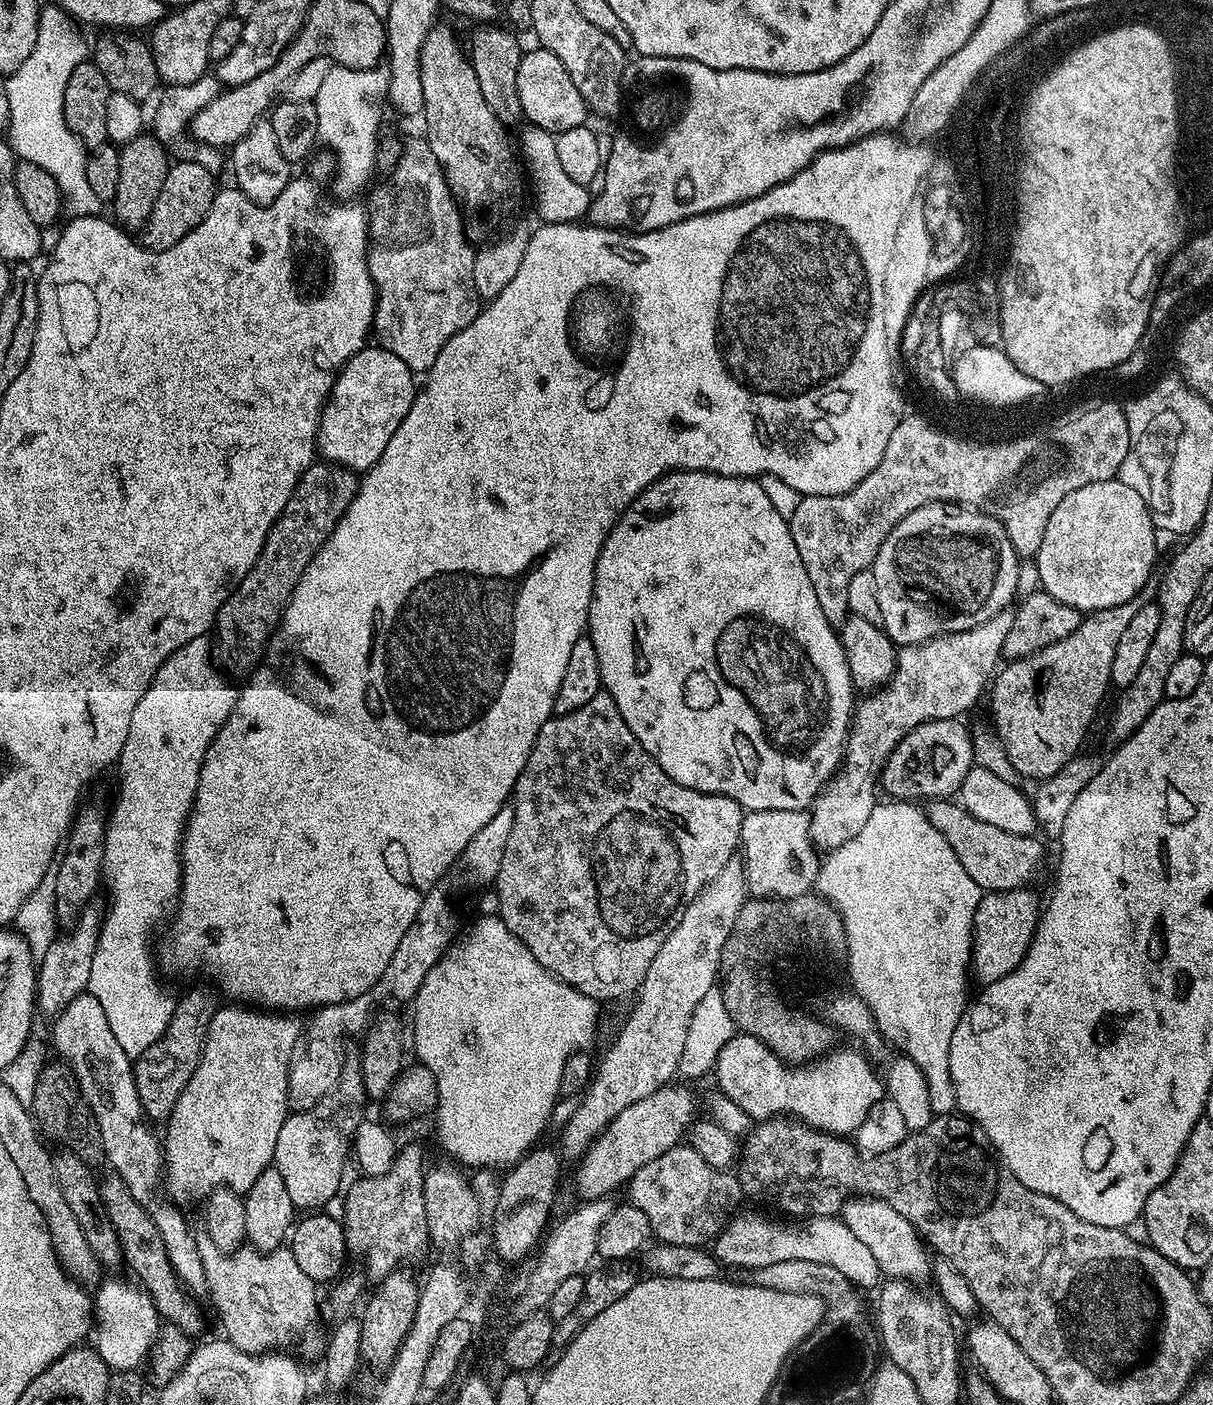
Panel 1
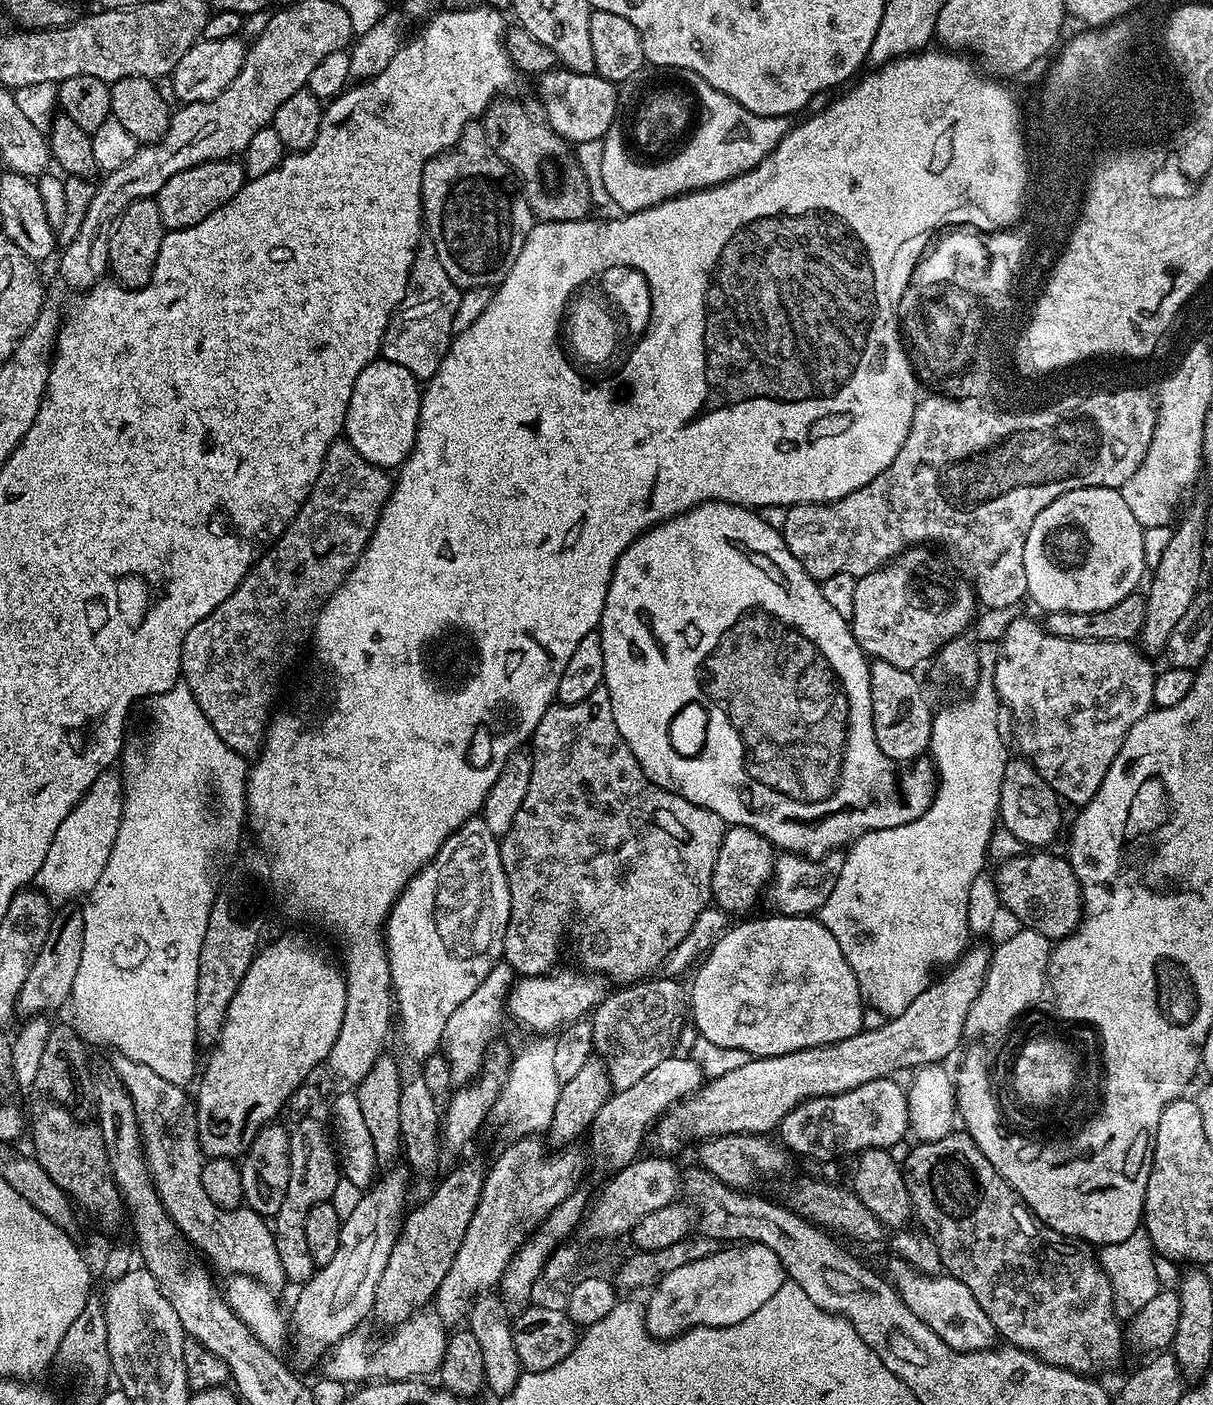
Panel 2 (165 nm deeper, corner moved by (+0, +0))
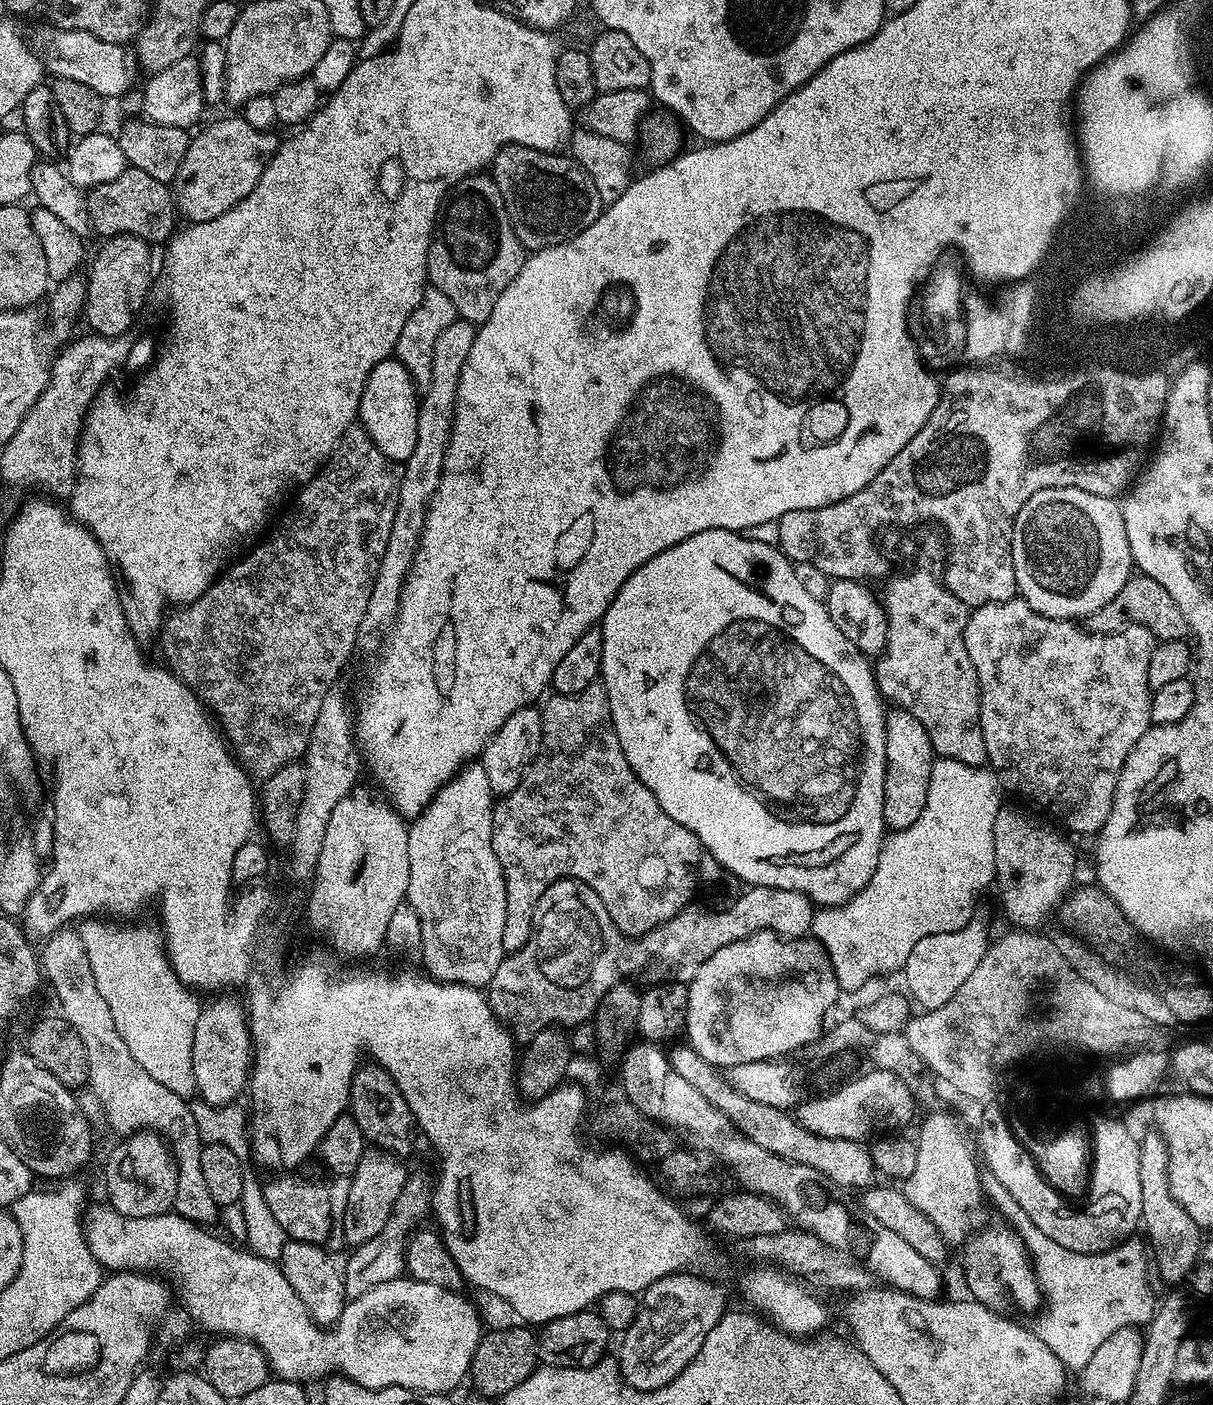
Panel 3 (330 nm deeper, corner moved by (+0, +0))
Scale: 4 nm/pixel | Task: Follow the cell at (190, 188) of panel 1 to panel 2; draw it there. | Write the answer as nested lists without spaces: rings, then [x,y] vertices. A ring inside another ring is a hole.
[[[239,159],[211,160],[202,162],[198,166],[190,166],[174,178],[170,178],[162,186],[162,190],[154,198],[158,206],[158,214],[162,218],[165,229],[189,228],[198,222],[202,222],[218,206],[230,202],[238,190],[246,183],[245,168]]]

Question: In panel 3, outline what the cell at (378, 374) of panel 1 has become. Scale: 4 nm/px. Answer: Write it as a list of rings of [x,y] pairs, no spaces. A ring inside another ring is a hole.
[[[389,358],[372,367],[360,399],[358,424],[368,431],[378,450],[382,450],[382,454],[386,454],[389,460],[403,462],[410,458],[418,434],[419,409],[416,384],[400,360]]]

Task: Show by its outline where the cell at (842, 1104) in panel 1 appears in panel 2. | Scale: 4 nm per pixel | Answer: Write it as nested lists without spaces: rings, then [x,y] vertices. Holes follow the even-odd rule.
[[[884,1077],[866,1082],[844,1094],[819,1096],[813,1100],[804,1100],[790,1114],[786,1114],[780,1123],[778,1136],[786,1145],[789,1153],[809,1156],[812,1160],[832,1160],[844,1154],[859,1153],[865,1148],[891,1149],[909,1133],[909,1104],[905,1087],[900,1086],[897,1079]]]

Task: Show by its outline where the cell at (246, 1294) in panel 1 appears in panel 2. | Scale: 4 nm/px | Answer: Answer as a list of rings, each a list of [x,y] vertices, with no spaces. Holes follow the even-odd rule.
[[[119,1054],[113,1057],[110,1067],[124,1083],[125,1090],[134,1102],[144,1157],[152,1181],[180,1235],[193,1249],[201,1248],[224,1274],[253,1276],[259,1284],[265,1284],[273,1290],[279,1289],[279,1284],[285,1283],[286,1277],[269,1221],[247,1206],[218,1207],[210,1202],[202,1187],[202,1166],[206,1157],[198,1142],[193,1097],[183,1087],[156,1074],[149,1066]]]

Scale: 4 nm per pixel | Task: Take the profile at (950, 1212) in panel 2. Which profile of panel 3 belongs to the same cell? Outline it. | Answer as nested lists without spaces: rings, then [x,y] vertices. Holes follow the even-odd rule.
[[[997,1222],[993,1228],[984,1228],[975,1233],[963,1245],[964,1251],[964,1280],[968,1283],[971,1299],[979,1304],[984,1304],[987,1308],[992,1308],[995,1312],[1003,1313],[1004,1308],[1017,1308],[1020,1312],[1035,1313],[1041,1307],[1042,1295],[1039,1280],[1032,1265],[1032,1258],[1025,1248],[1024,1240],[1015,1229],[1009,1227],[1007,1223]]]

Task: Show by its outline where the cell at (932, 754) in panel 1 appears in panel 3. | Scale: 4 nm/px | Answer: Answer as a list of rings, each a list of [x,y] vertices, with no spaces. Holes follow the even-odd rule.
[[[725,528],[702,530],[702,534],[694,534],[691,538],[686,538],[686,542],[678,542],[678,546],[670,546],[670,550],[662,550],[662,554],[654,554],[654,558],[650,558],[650,562],[638,566],[634,570],[634,574],[628,576],[628,581],[622,586],[622,590],[618,590],[614,602],[610,602],[610,606],[606,610],[602,621],[602,631],[604,637],[602,638],[600,676],[606,686],[612,725],[618,734],[622,754],[626,754],[626,762],[630,762],[630,766],[636,771],[642,783],[648,787],[650,794],[654,794],[654,798],[658,798],[658,806],[662,806],[662,810],[666,814],[670,814],[670,818],[674,818],[674,822],[686,826],[686,830],[693,832],[700,840],[700,847],[705,853],[715,857],[723,865],[725,871],[735,879],[737,876],[738,879],[745,880],[743,882],[745,885],[758,888],[770,886],[778,890],[794,890],[806,894],[813,905],[826,908],[837,908],[839,904],[844,904],[850,898],[854,898],[854,894],[858,894],[862,890],[862,886],[866,886],[866,882],[870,882],[870,874],[874,874],[874,866],[878,866],[880,845],[886,839],[884,815],[882,814],[882,806],[884,805],[884,755],[886,754],[886,742],[884,741],[886,708],[882,703],[880,691],[876,688],[876,674],[869,657],[860,652],[858,646],[854,646],[854,642],[850,642],[850,638],[846,638],[846,634],[842,634],[842,630],[838,630],[838,626],[834,626],[834,622],[830,622],[830,614],[825,601],[810,598],[810,594],[802,586],[802,582],[798,582],[798,574],[793,561],[789,560],[777,545],[756,542],[746,538],[743,532],[731,532]]]

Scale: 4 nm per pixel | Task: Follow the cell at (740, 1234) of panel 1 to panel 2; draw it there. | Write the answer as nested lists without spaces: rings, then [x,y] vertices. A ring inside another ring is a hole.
[[[747,1242],[721,1247],[710,1258],[673,1270],[654,1285],[644,1304],[646,1330],[655,1340],[671,1340],[691,1328],[734,1326],[770,1302],[785,1282],[784,1267],[774,1250]]]

